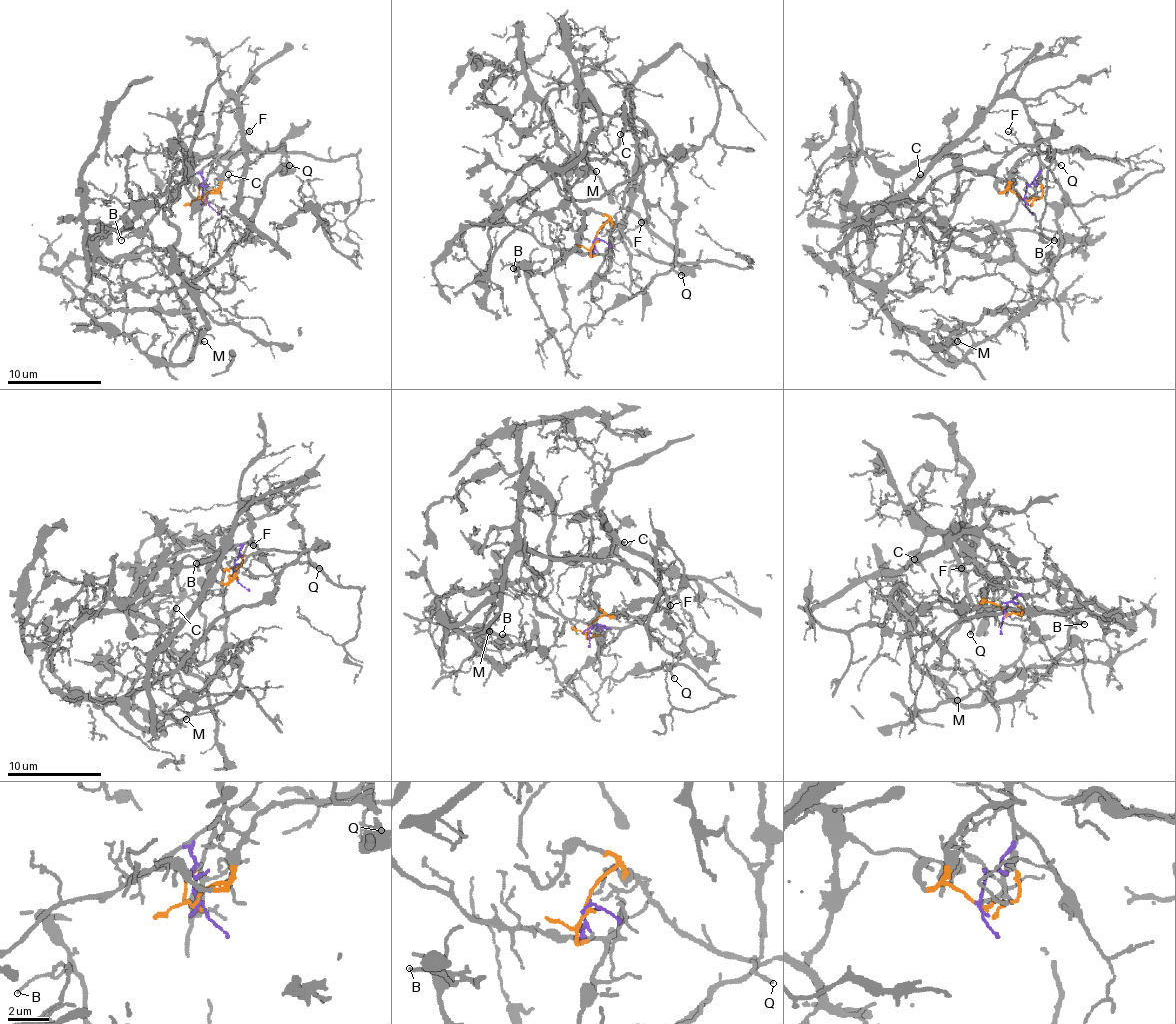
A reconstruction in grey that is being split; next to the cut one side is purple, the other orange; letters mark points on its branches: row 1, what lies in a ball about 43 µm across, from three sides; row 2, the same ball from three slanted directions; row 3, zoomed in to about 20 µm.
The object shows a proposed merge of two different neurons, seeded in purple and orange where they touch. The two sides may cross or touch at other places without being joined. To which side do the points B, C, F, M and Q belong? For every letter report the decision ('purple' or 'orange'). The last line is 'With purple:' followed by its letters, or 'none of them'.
B: orange
C: purple
F: purple
M: orange
Q: orange
With purple: C, F

